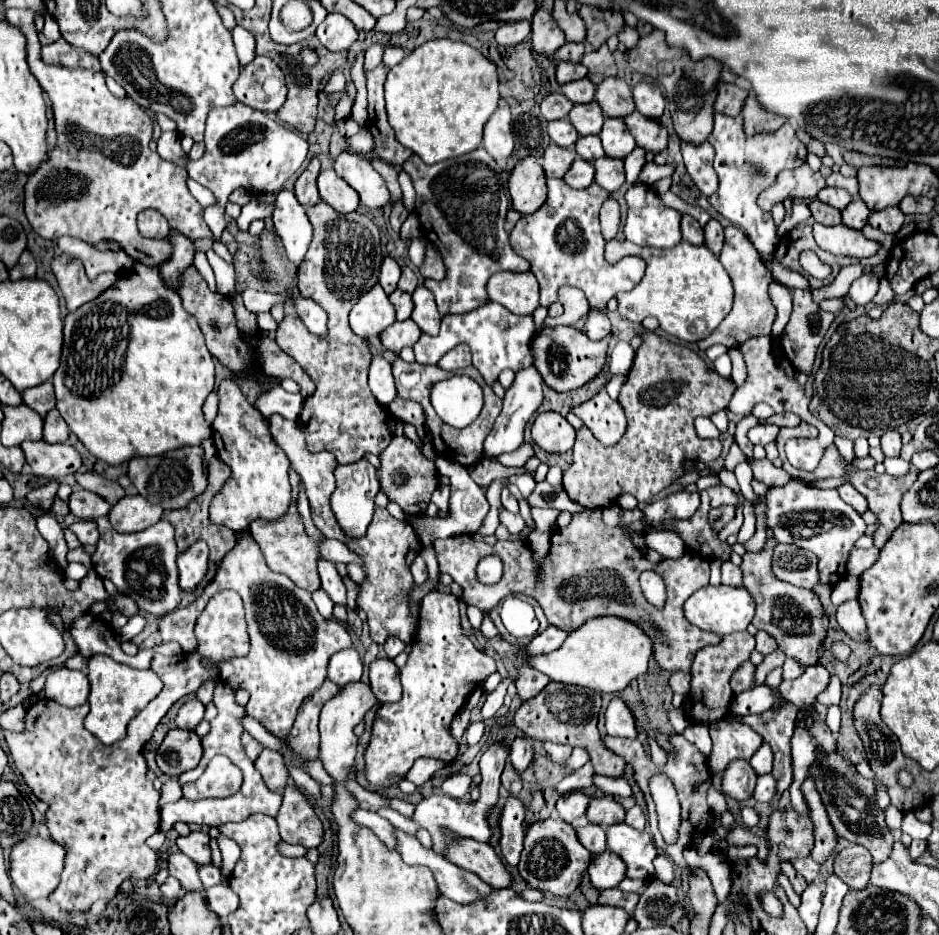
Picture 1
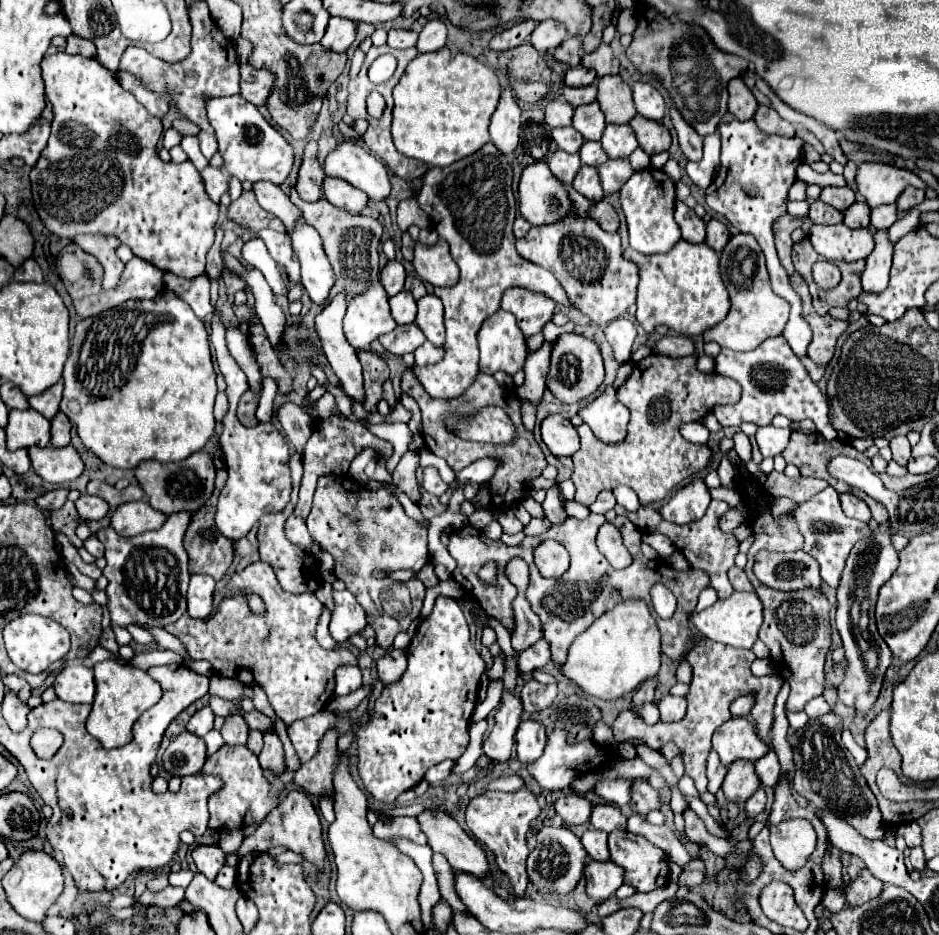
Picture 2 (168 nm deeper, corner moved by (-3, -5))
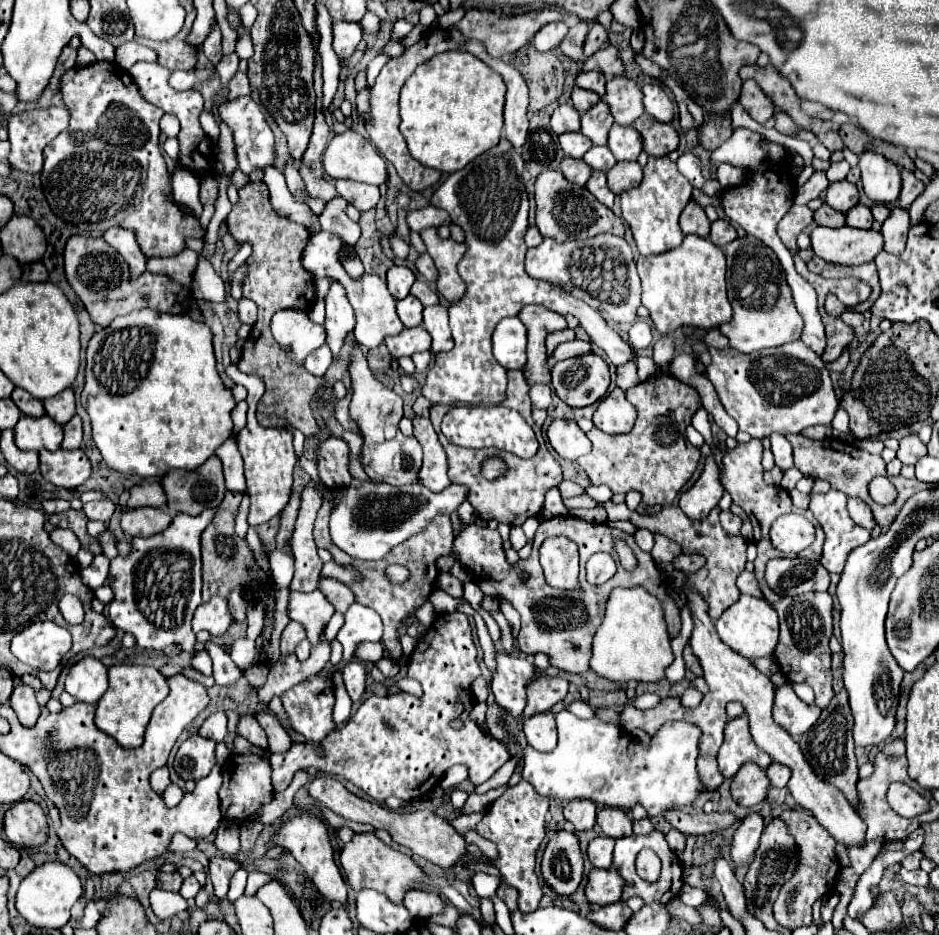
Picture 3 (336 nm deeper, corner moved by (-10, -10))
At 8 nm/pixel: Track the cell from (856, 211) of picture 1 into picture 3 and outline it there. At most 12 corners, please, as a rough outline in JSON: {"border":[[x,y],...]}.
{"border":[[865,205],[845,213],[847,225],[871,229],[873,215]]}

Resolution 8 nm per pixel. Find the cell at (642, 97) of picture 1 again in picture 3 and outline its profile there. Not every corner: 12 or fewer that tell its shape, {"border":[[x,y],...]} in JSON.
{"border":[[657,83],[643,85],[645,111],[671,123],[673,101]]}

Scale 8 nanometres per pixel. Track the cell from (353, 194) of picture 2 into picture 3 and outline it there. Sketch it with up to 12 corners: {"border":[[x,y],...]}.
{"border":[[339,179],[337,193],[359,211],[379,201],[377,185]]}

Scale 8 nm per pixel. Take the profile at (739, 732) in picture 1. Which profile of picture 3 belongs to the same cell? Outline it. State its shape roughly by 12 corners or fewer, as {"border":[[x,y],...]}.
{"border":[[747,715],[725,725],[717,763],[729,779],[747,761],[773,759],[755,745]]}

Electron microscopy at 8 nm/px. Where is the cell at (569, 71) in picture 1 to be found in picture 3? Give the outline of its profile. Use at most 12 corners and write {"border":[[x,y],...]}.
{"border":[[581,71],[577,87],[605,93],[605,77],[599,71]]}

